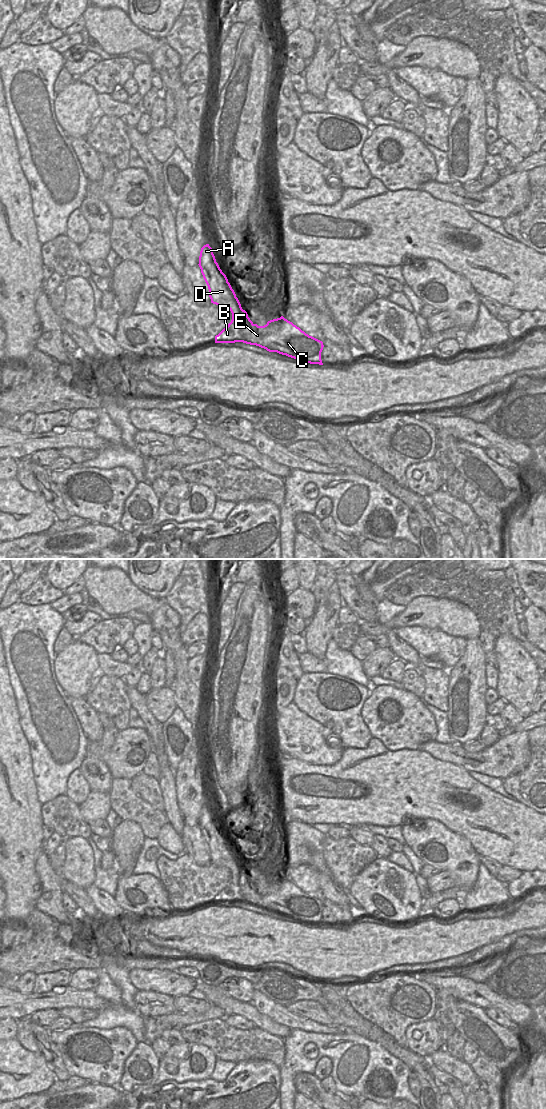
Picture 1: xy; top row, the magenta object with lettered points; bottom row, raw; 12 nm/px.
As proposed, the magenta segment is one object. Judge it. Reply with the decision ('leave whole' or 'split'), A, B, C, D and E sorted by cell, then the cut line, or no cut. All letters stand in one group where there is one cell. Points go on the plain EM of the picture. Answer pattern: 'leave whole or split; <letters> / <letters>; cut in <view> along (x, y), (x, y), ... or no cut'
split; A B D / C E; cut in xy along (242, 869), (240, 872), (239, 901)

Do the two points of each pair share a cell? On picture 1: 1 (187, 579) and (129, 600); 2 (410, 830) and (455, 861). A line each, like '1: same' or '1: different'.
1: different
2: same

